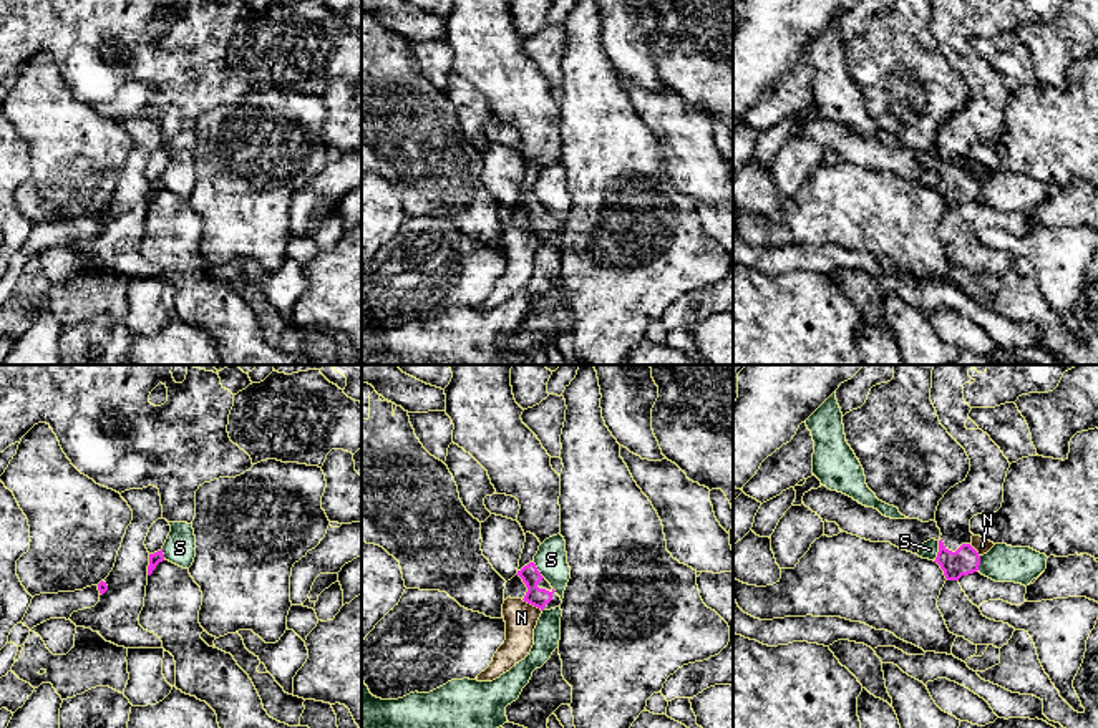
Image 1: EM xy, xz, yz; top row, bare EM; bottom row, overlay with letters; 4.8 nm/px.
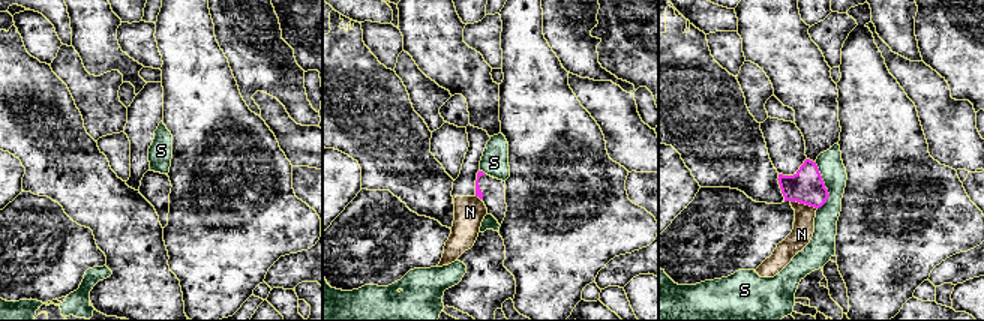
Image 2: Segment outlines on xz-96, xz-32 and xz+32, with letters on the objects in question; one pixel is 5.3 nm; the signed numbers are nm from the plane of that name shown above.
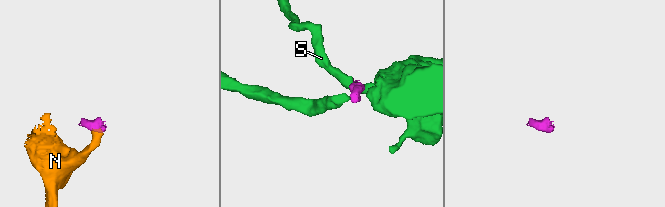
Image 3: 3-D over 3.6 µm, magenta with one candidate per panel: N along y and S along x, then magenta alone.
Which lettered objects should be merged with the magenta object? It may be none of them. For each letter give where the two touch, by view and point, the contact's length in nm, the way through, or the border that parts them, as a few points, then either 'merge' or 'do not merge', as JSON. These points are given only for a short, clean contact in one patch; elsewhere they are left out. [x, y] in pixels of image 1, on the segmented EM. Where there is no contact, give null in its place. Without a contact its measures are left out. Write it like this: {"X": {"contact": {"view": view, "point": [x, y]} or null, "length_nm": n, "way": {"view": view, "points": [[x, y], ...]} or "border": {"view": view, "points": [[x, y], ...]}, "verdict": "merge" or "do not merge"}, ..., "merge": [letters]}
{"N": {"contact": {"view": "xz", "point": [531, 604]}, "length_nm": 120, "border": {"view": "xz", "points": [[521, 599], [541, 611]]}, "verdict": "do not merge"}, "S": {"contact": {"view": "yz", "point": [939, 551]}, "length_nm": 110, "border": {"view": "yz", "points": [[939, 541], [934, 561]]}, "verdict": "do not merge"}, "merge": []}

